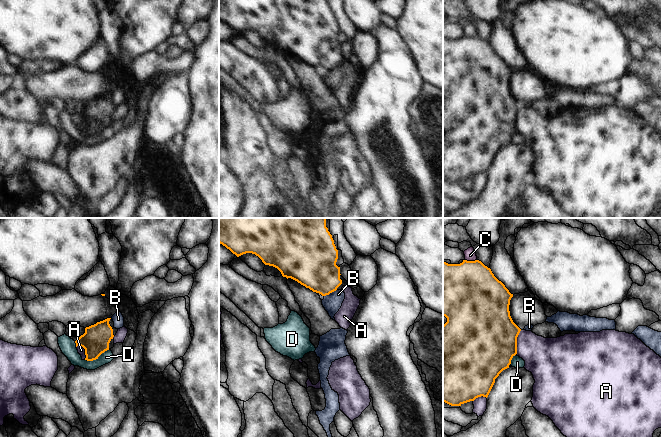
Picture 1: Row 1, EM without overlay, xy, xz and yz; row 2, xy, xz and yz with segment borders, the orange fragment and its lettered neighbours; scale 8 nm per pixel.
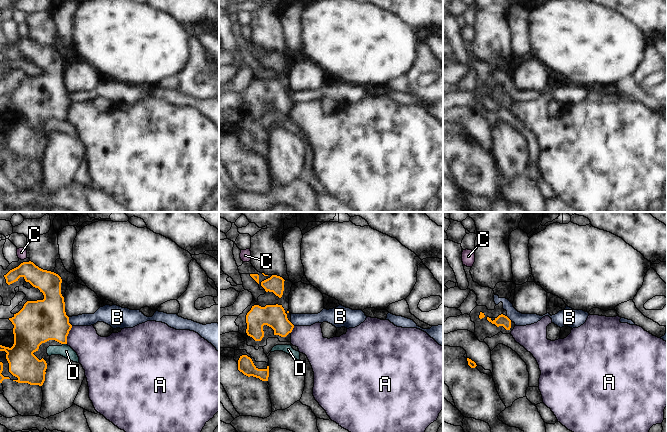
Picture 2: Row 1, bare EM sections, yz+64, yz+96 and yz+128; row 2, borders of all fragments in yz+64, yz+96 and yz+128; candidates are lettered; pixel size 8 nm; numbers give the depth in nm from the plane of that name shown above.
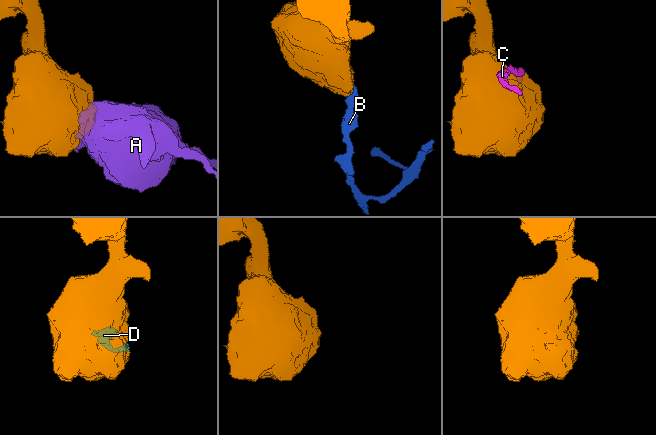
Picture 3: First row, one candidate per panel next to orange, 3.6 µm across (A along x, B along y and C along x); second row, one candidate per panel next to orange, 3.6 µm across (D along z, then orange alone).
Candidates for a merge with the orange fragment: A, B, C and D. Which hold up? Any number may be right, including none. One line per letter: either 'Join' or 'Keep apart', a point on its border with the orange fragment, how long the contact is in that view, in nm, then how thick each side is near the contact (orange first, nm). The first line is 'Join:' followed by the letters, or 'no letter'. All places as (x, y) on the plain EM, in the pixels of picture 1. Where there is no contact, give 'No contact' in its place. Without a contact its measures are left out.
Join: no letter
A: Keep apart. Touches orange at yz (516, 118). Shared border 200 nm. Thickness 500 nm (orange) against 320 nm
B: Keep apart. Touches orange at xz (330, 68). Shared border 120 nm. Thickness 360 nm (orange) against 150 nm
C: Keep apart. Touches orange at yz (471, 37). Shared border 100 nm. Thickness 480 nm (orange) against 90 nm
D: Keep apart. Touches orange at xy (97, 133). Shared border 220 nm. Thickness 220 nm (orange) against 130 nm.

